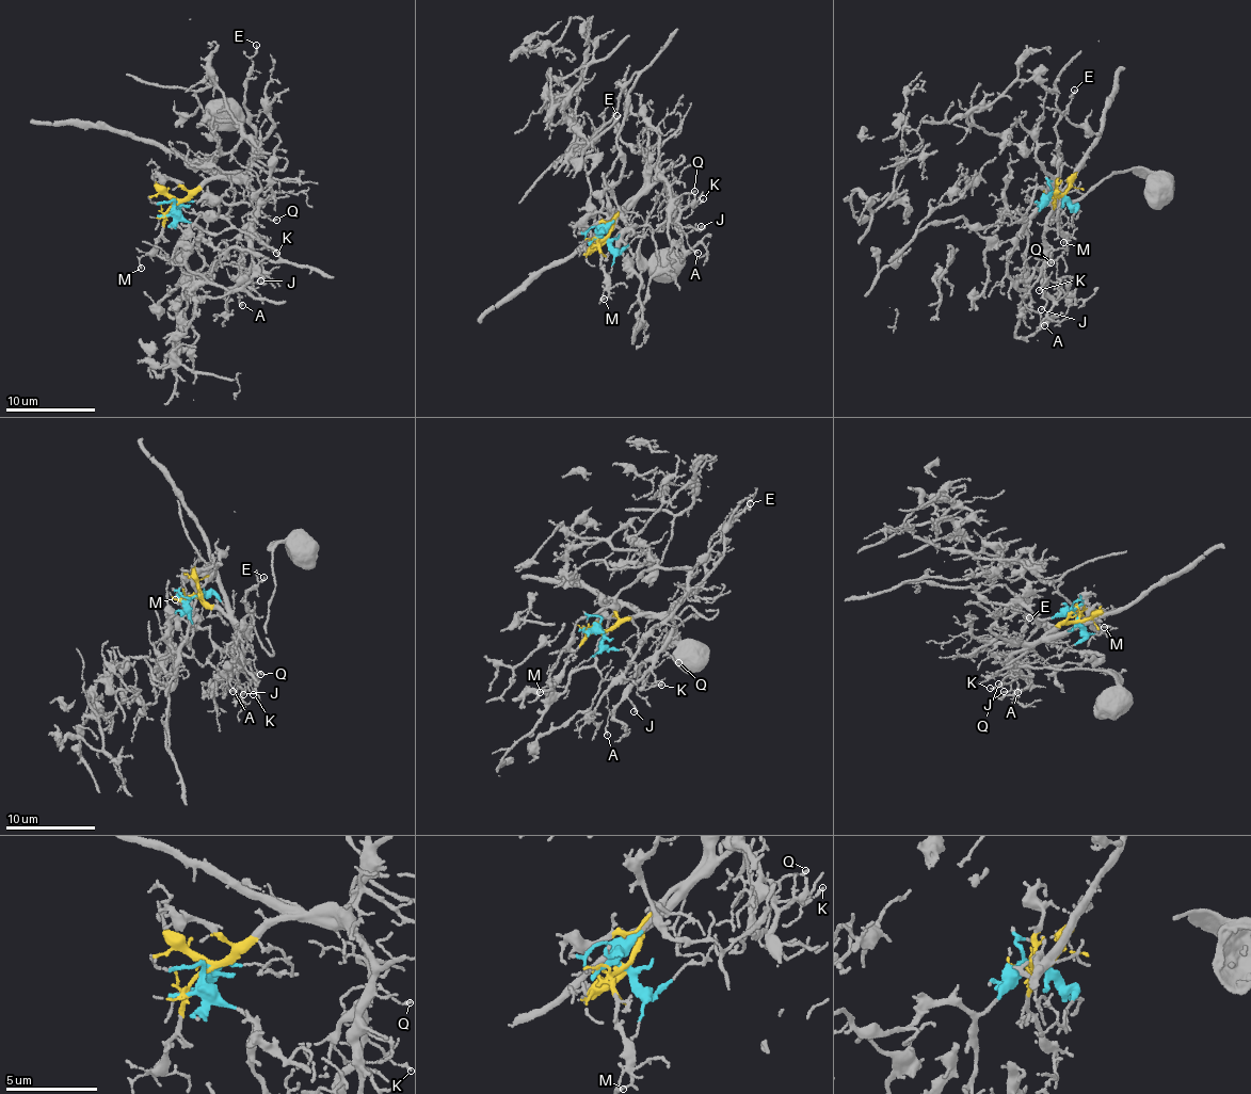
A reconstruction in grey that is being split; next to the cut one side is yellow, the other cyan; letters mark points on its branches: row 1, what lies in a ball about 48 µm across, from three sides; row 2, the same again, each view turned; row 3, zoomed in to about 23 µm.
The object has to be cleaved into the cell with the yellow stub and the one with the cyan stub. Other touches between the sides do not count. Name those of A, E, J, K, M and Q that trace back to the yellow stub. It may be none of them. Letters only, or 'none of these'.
A, E, J, K, M, Q

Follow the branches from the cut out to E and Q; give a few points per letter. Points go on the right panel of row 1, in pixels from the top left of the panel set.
E: (1060, 195), (1058, 191), (1059, 196), (1046, 194), (1056, 174), (1055, 124), (1065, 112), (1073, 90)
Q: (1060, 195), (1058, 191), (1060, 197), (1046, 222), (1044, 241), (1054, 247), (1049, 262)

